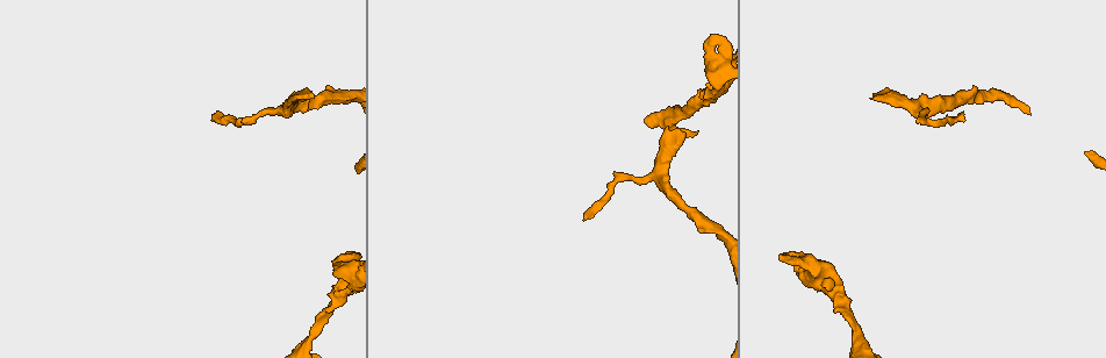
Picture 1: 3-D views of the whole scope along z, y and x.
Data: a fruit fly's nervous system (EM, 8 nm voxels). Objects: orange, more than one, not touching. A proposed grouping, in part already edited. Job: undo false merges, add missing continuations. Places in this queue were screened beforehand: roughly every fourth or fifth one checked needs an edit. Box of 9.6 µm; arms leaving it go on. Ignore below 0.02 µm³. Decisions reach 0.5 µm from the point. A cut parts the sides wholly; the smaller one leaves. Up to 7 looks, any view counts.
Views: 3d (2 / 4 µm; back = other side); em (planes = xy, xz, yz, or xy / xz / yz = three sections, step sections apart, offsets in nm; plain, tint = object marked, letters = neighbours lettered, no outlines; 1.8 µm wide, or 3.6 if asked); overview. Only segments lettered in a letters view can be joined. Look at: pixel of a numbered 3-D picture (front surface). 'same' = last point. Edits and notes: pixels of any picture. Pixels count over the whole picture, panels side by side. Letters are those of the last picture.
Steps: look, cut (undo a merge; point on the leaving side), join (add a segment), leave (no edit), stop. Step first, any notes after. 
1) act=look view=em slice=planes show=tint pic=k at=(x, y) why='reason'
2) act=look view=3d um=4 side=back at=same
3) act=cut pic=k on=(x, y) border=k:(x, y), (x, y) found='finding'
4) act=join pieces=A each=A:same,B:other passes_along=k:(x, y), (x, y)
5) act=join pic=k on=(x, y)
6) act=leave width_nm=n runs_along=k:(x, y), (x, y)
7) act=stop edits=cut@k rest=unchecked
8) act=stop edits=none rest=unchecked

act=look view=3d um=2 pic=1 at=(676, 128) why='free end'

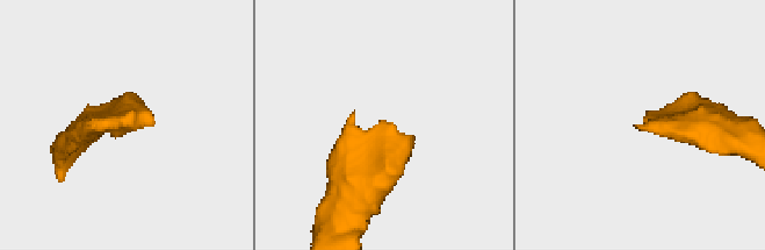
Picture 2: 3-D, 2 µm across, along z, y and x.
act=look view=em slice=xz step=8 show=tint pic=2 at=(380, 121)

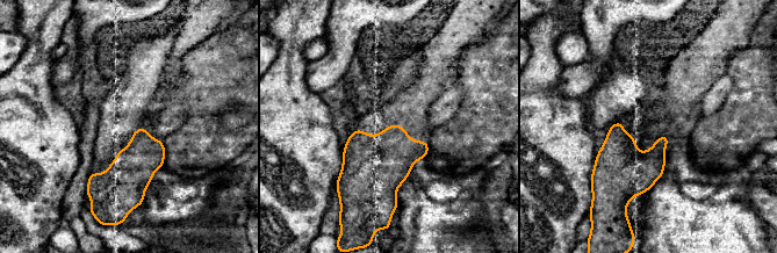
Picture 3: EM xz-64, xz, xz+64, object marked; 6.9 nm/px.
act=look view=em slice=planes show=letters at=same why='cut it another way'

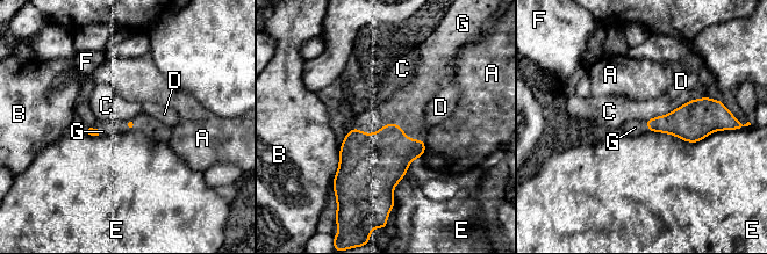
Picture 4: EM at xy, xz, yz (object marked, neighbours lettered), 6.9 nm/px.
act=join pieces=G longest_contact=E:550nm each=A:other,B:other,C:other,D:other,E:other,F:other,G:same found='the neuron continues'

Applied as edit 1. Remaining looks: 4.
act=look view=overview

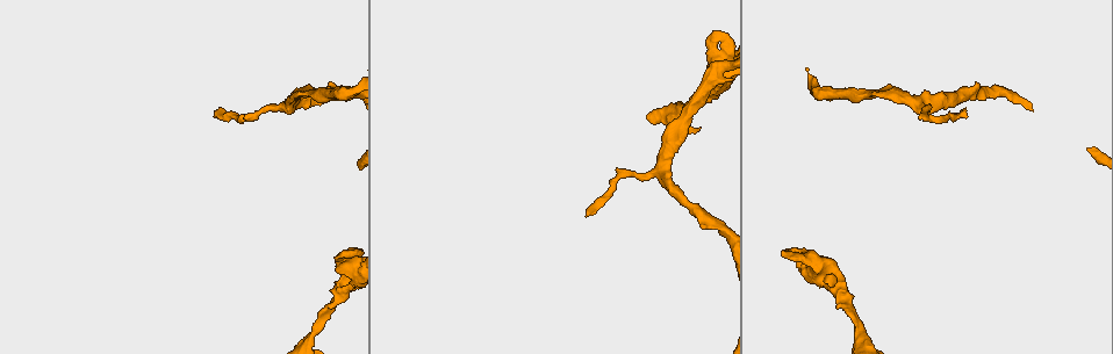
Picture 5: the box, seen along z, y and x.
act=look view=em slice=xz step=8 show=plain pic=5 at=(352, 264)

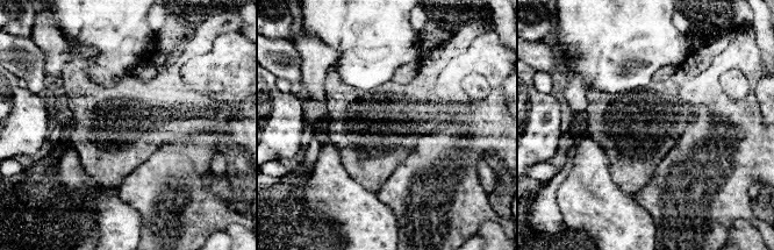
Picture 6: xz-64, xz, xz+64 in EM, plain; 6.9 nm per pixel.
act=look view=em slice=xz step=8 show=letters at=same

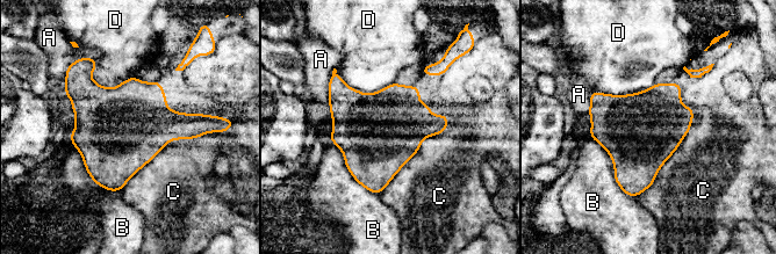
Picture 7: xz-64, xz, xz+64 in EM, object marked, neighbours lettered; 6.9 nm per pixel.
act=leave each=A:other,B:other,C:other,D:other found='all the same neuron'

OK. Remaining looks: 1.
act=stop edits=join@4 rest=unchecked

